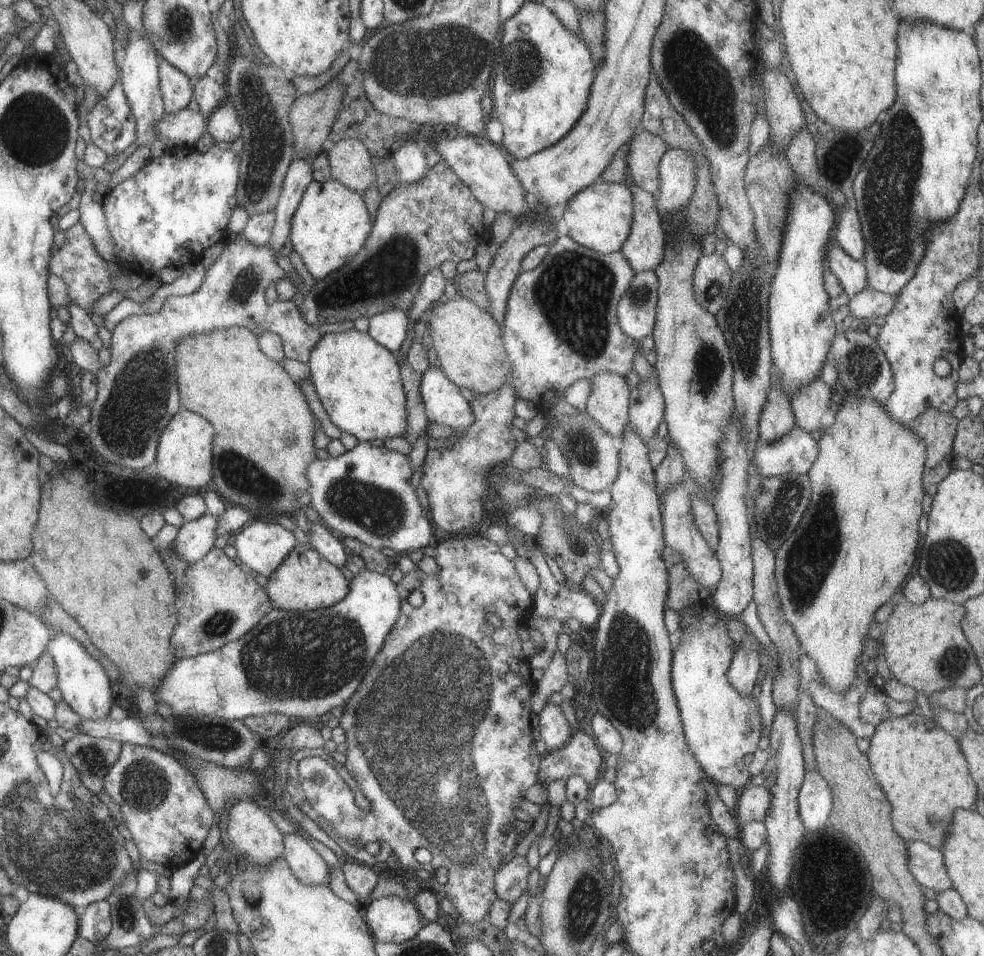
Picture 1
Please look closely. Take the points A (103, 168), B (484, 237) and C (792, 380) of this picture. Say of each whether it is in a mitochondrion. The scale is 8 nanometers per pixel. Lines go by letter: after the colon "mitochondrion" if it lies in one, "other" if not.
A: other
B: other
C: other

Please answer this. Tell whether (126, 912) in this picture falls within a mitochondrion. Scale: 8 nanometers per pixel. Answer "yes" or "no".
yes

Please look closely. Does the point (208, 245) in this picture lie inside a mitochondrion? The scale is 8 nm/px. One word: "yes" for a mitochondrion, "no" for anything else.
no

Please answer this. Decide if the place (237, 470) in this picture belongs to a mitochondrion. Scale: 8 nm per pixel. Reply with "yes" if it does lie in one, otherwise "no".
yes

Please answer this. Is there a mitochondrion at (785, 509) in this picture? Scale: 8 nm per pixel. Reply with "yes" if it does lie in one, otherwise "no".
yes

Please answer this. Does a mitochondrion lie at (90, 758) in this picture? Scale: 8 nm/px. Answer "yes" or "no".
yes

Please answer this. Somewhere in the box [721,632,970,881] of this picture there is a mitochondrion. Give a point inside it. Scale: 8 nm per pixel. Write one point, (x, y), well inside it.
(952, 662)

